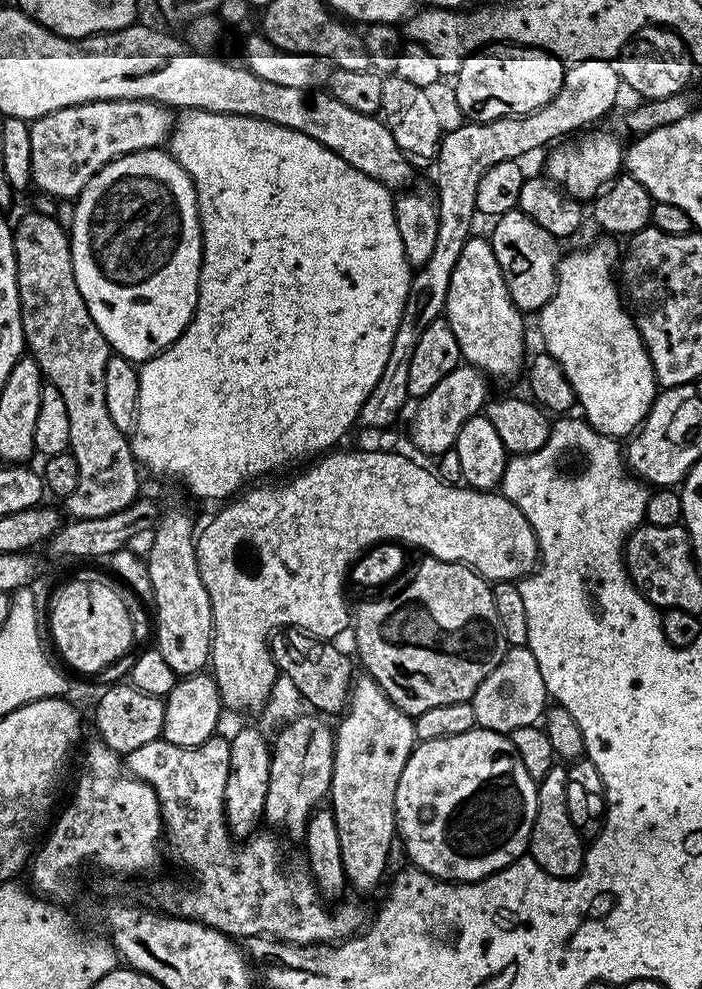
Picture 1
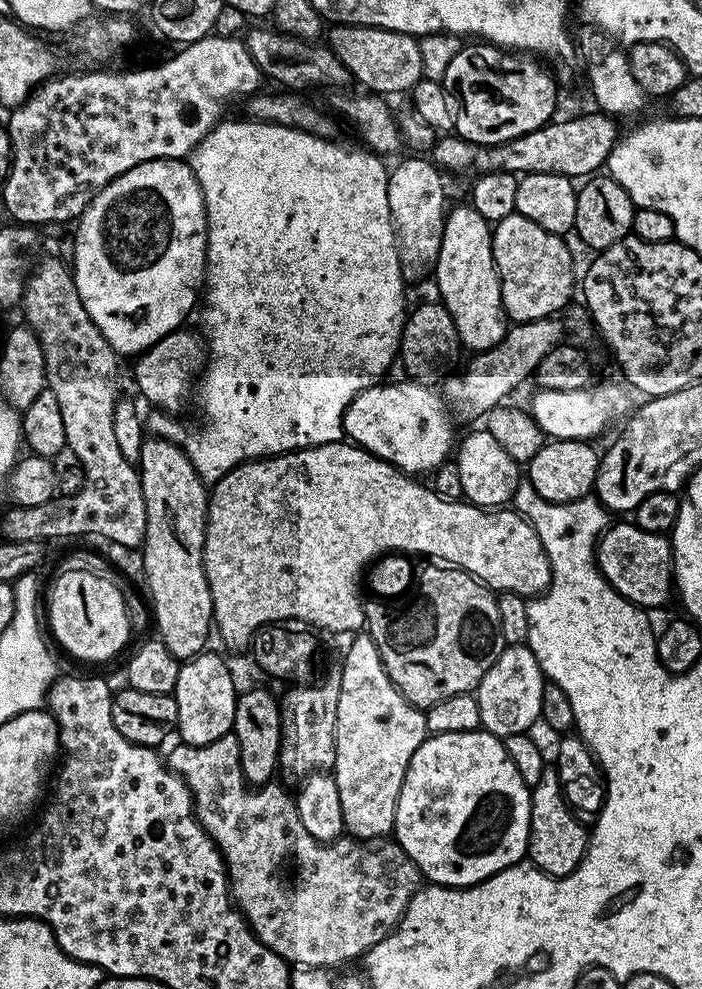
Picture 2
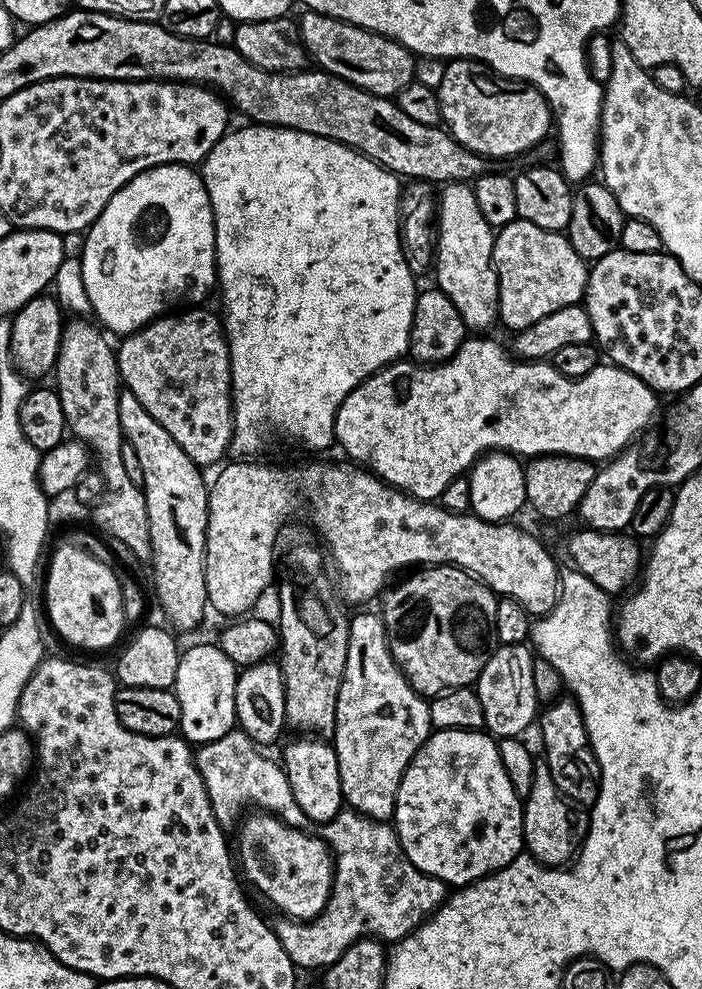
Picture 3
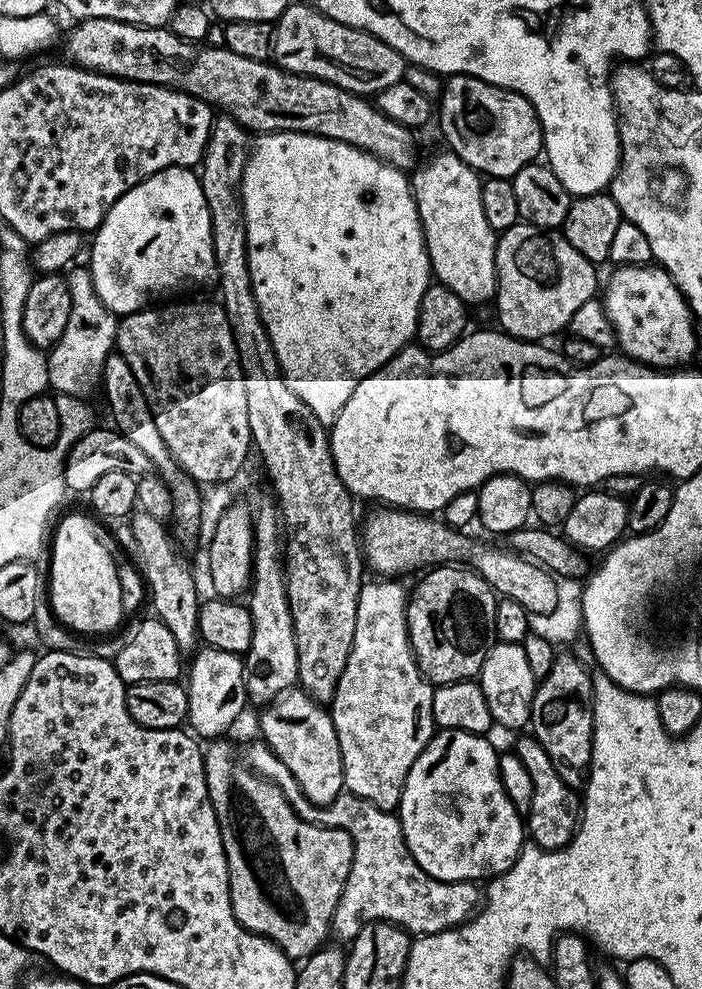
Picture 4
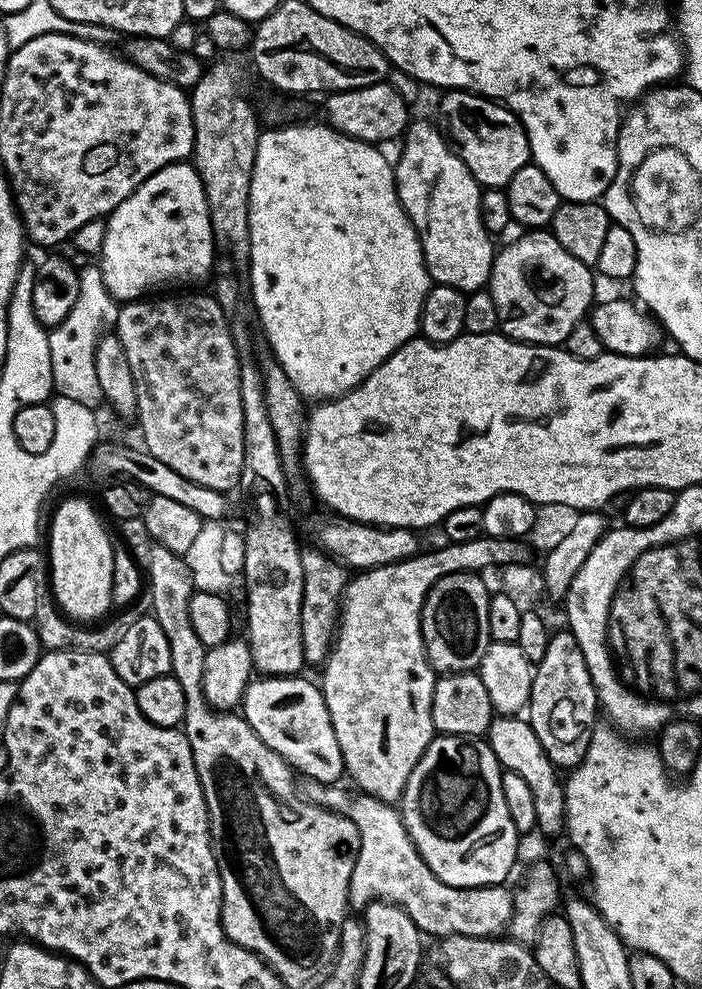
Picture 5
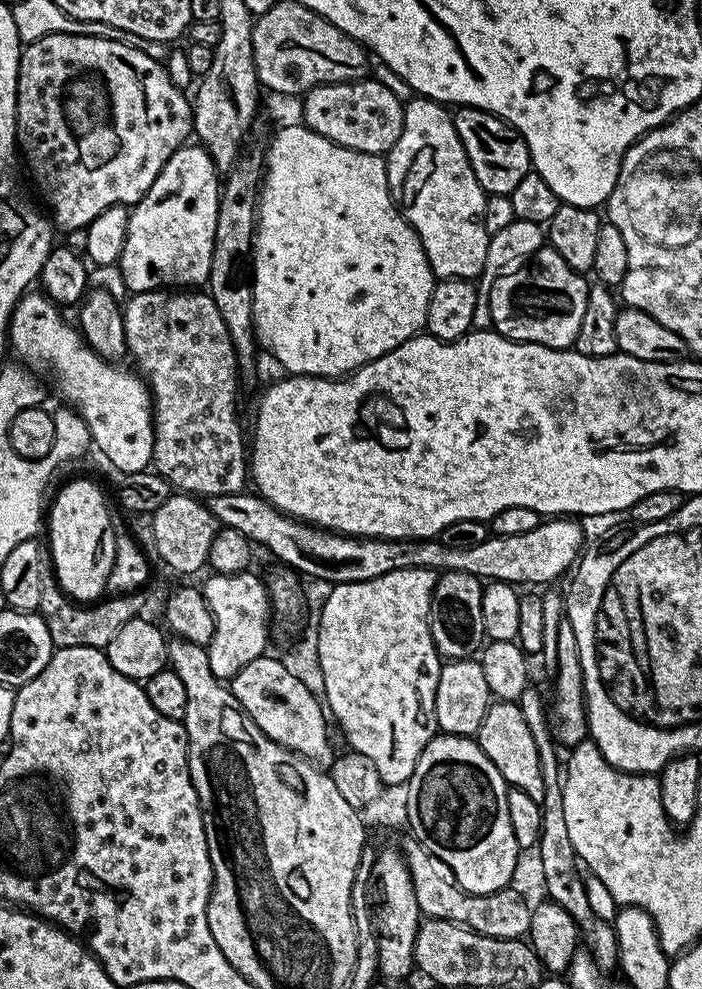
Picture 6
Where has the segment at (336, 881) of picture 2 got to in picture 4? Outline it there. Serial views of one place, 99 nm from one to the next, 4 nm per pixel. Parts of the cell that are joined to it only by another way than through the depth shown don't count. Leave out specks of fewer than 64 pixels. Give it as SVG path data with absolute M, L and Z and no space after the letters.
M256 738L242 752L242 756L252 771L282 790L294 814L298 814L302 822L346 830L346 834L350 834L354 846L352 869L332 919L332 932L337 936L337 941L351 942L364 924L375 920L396 924L413 937L438 934L471 920L481 907L482 888L479 883L470 880L435 880L426 874L426 870L422 870L422 866L418 866L404 841L399 815L382 810L374 806L374 802L358 798L347 790L340 792L334 802L326 805L310 802L310 798L306 798L302 792L302 786L298 786L298 778L290 774L286 762L282 762L282 758L278 758L278 754L274 754L272 747L265 744L263 739Z

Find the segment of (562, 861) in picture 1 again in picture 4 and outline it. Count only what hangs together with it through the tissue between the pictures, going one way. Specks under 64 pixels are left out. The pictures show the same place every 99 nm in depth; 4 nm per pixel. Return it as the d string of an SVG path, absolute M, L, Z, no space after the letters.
M525 734L514 745L518 758L522 758L522 766L530 770L530 782L534 782L534 798L530 802L530 810L526 813L526 836L535 847L546 852L563 850L572 843L576 834L578 821L582 816L582 800L573 789L569 788L562 778L558 778L558 770L554 770L554 762L550 762L550 754L542 750L535 736Z

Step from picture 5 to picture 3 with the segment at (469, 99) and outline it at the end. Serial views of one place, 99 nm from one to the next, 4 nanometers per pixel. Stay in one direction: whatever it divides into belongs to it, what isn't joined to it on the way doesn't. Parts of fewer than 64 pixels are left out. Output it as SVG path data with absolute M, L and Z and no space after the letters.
M449 60L438 89L443 127L462 146L493 161L520 156L553 131L552 111L543 94L523 80L490 74L478 60Z

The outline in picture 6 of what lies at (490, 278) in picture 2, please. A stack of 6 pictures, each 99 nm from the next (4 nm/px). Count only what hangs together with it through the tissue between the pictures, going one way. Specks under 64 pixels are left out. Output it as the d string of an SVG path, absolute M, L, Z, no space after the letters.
M412 98L404 104L402 134L386 154L388 189L404 221L418 234L436 278L475 281L486 264L489 234L484 229L484 187L470 166L470 158L458 138L453 113L435 100Z

